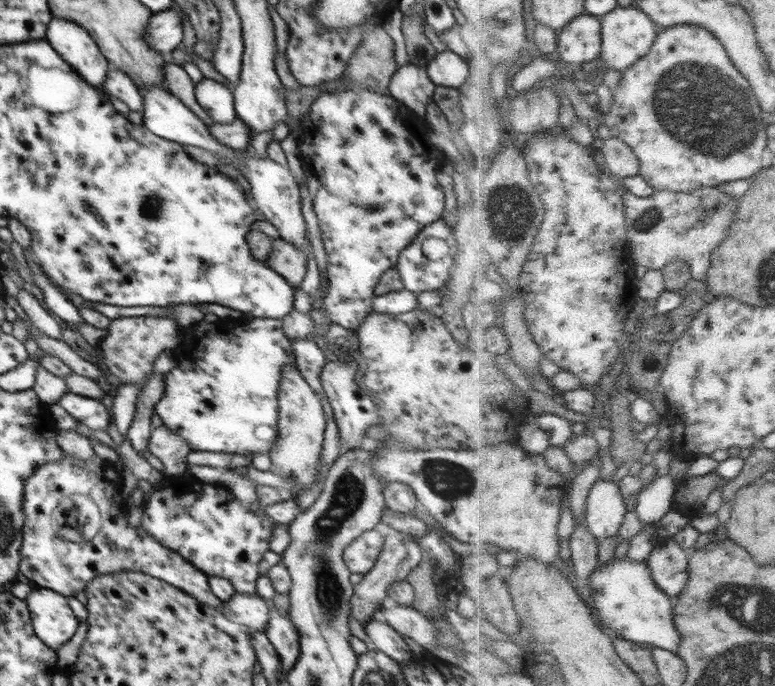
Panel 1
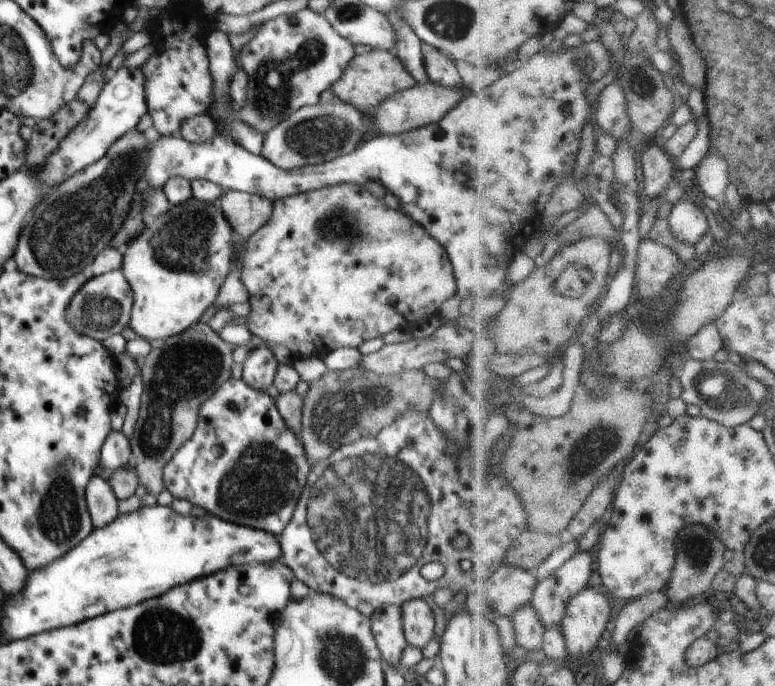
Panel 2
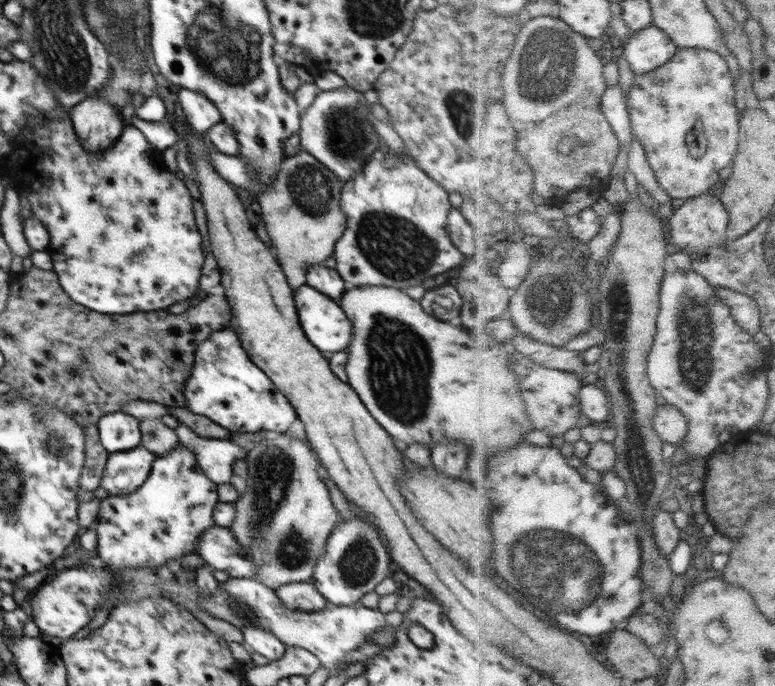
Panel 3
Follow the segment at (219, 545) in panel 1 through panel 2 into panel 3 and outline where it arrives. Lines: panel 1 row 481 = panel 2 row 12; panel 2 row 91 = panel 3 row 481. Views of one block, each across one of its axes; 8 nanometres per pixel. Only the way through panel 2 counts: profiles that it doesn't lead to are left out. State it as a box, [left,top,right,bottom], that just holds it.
[94,443,218,571]

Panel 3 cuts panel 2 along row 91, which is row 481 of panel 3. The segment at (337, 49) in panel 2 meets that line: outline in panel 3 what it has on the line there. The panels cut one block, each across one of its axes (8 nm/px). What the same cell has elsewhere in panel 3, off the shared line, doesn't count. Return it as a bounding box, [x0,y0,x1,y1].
[229,433,342,590]

